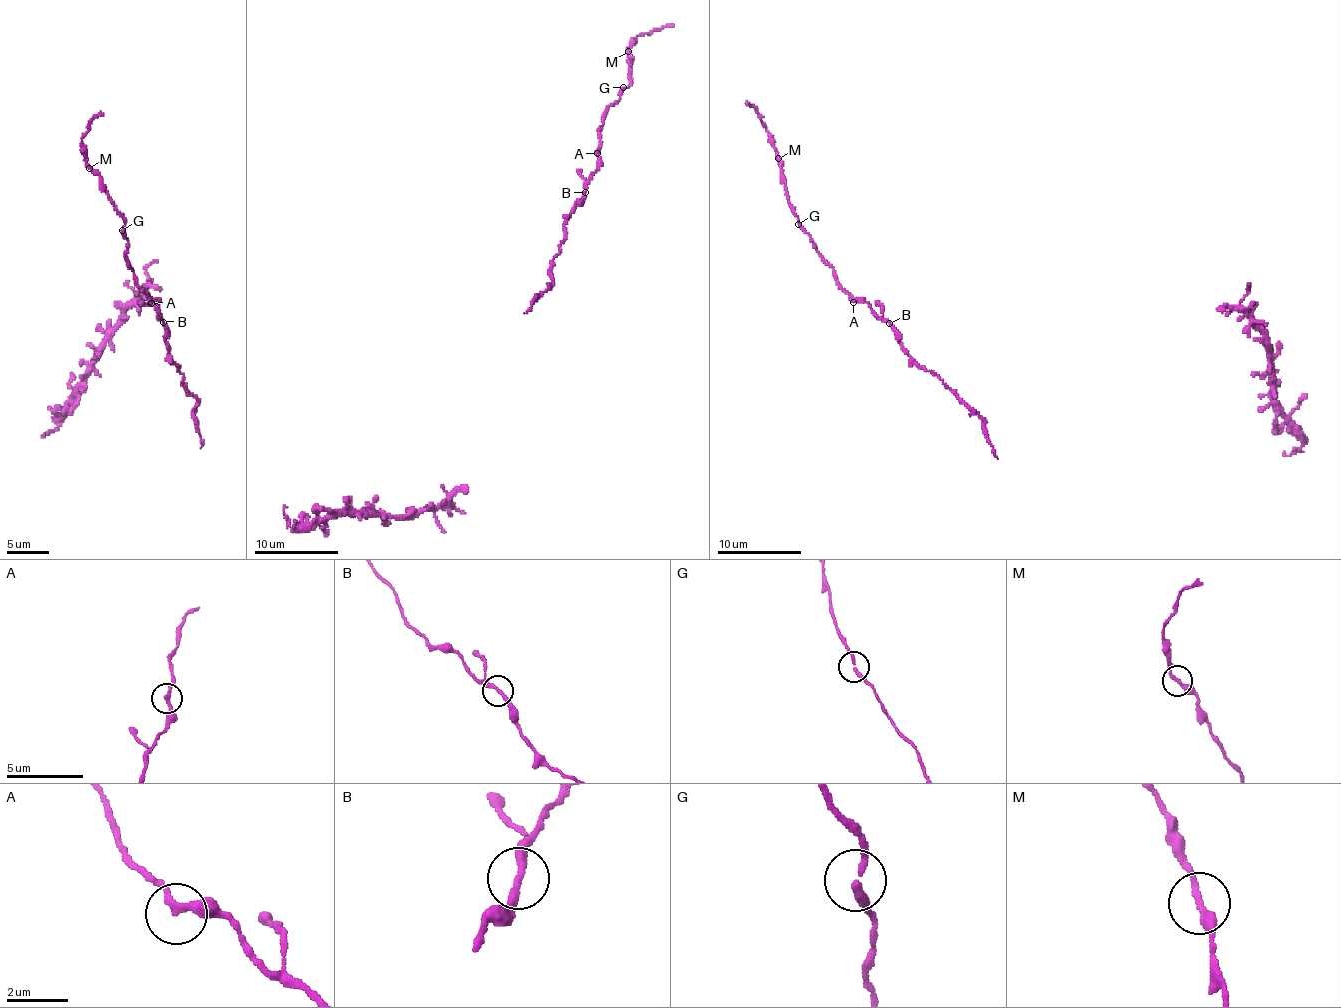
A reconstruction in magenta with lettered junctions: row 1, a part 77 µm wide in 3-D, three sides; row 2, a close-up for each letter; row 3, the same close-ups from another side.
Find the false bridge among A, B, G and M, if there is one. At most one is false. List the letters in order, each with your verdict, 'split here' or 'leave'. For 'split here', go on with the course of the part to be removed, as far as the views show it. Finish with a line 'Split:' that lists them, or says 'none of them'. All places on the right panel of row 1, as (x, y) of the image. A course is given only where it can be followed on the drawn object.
A: leave
B: leave
G: leave
M: leave
Split: none of them

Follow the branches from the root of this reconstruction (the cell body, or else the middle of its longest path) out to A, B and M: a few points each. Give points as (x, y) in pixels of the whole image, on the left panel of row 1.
A: (193, 409), (197, 401), (171, 362), (159, 306), (151, 303)
B: (193, 409), (197, 401), (183, 383), (183, 375), (178, 366), (171, 362), (163, 322)
M: (193, 409), (197, 401), (169, 356), (157, 302), (138, 285), (126, 254), (123, 214), (102, 178), (89, 168)

